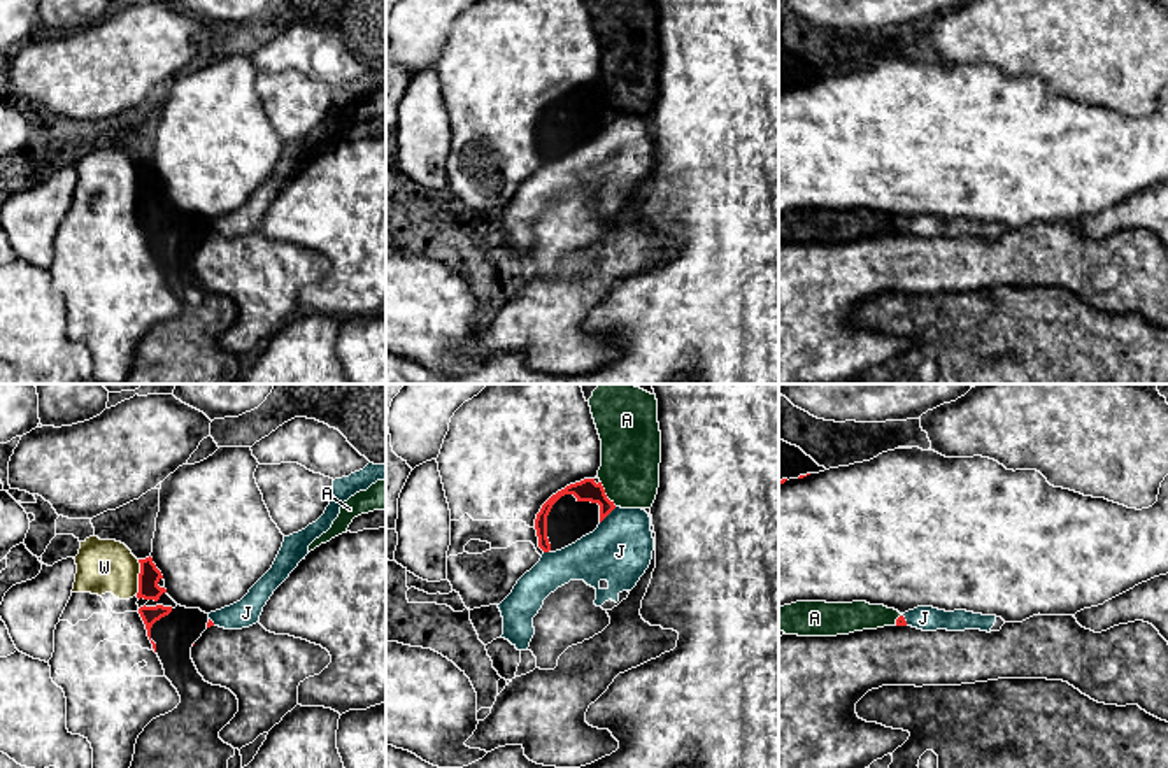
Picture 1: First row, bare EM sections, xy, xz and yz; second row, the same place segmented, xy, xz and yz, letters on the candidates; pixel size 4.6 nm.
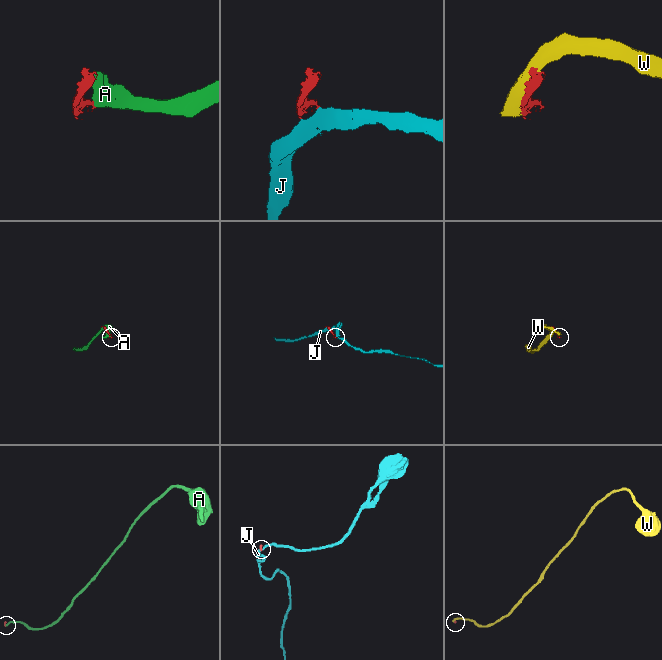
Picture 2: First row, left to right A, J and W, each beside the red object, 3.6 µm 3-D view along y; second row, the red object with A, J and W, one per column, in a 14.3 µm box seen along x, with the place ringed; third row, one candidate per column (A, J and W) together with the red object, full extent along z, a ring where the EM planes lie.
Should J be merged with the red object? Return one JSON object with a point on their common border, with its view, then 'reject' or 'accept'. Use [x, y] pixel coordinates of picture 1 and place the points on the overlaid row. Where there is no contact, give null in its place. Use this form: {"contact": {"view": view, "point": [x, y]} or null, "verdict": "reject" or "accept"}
{"contact": {"view": "xz", "point": [607, 514]}, "verdict": "reject"}

